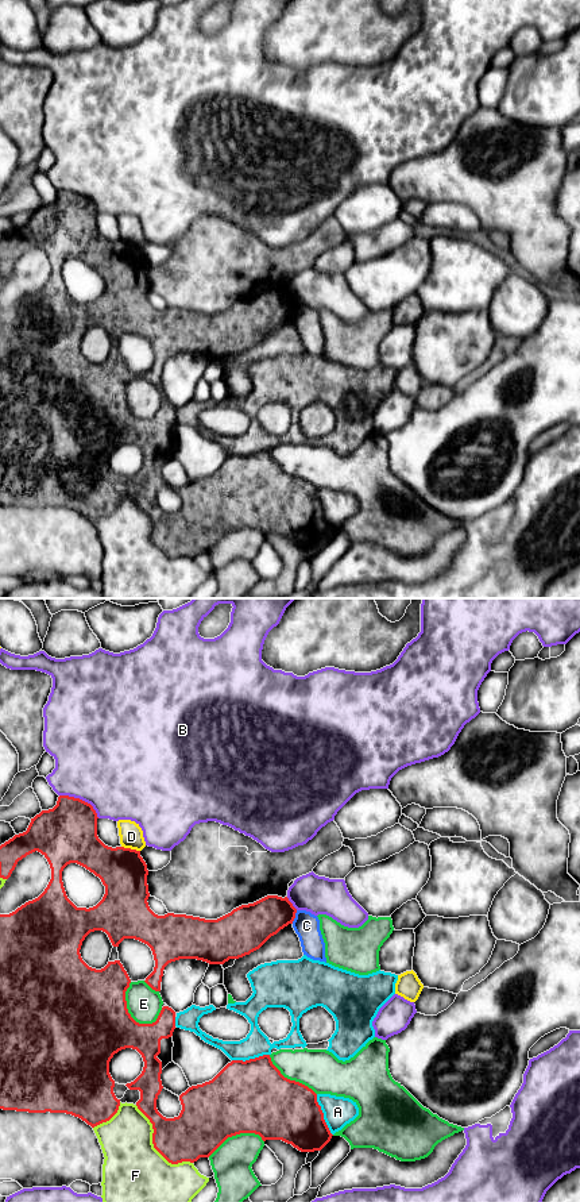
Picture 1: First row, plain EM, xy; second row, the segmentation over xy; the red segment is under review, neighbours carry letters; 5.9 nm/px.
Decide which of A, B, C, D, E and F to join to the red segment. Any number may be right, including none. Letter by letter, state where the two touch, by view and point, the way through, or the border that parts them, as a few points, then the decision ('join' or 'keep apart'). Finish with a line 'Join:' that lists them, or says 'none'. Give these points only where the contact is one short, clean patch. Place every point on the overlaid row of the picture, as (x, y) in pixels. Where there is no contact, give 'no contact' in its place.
A: contact xy (323, 1114); keep apart
B: contact xy (81, 800); keep apart
C: contact xy (294, 917); border xy (297, 910), (292, 923); keep apart
D: contact xy (130, 848); keep apart
E: contact xy (127, 1010); keep apart
F: contact xy (154, 1145); keep apart
Join: none

